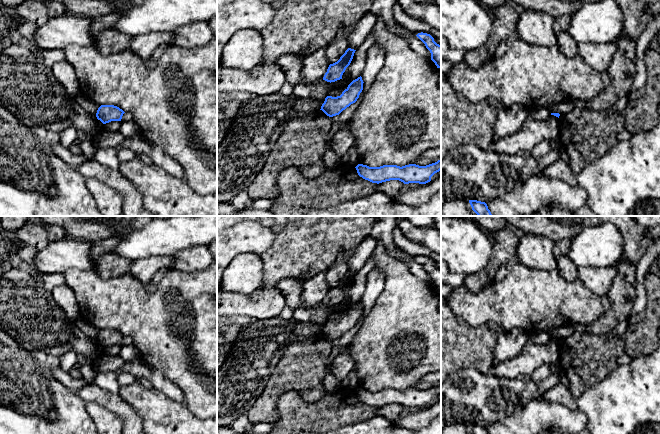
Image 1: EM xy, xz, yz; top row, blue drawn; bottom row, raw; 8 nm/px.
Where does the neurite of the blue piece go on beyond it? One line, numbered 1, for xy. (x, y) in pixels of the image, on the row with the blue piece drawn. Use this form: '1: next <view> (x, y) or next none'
1: next none

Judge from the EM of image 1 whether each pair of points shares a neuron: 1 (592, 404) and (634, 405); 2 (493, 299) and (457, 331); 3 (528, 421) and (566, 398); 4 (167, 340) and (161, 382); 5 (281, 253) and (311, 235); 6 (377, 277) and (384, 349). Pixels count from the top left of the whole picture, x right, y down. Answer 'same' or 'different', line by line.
1: same
2: different
3: different
4: different
5: same
6: different

